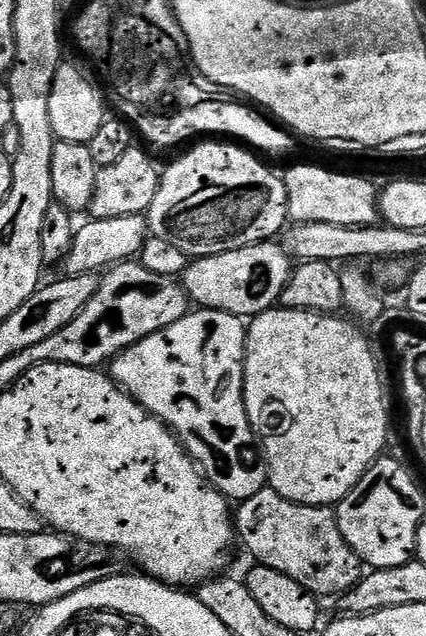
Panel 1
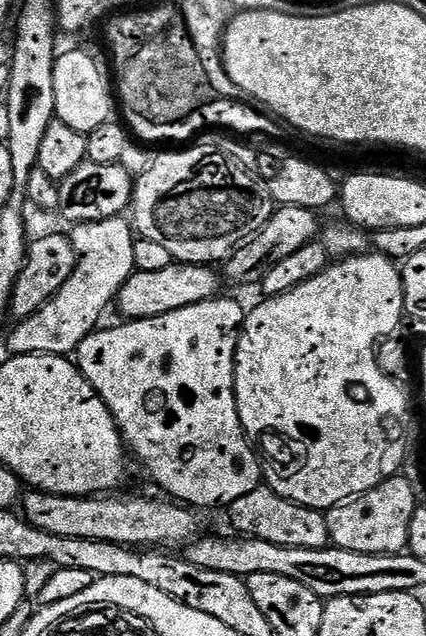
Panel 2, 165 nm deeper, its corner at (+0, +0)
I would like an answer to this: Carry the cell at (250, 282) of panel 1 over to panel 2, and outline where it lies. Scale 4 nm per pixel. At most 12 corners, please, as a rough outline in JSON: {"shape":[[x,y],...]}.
{"shape":[[174,262],[133,272],[114,304],[145,320],[217,299],[222,276]]}

